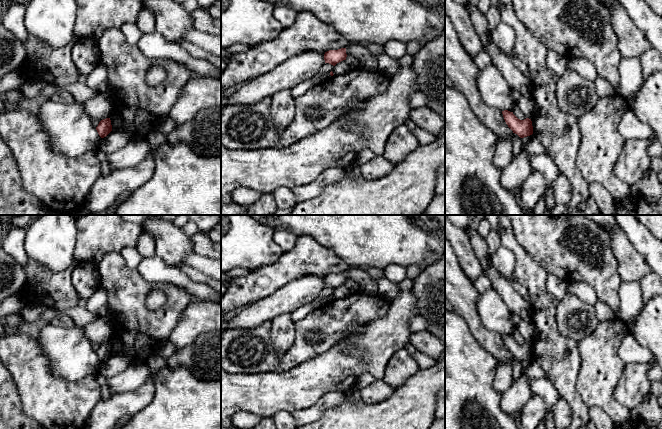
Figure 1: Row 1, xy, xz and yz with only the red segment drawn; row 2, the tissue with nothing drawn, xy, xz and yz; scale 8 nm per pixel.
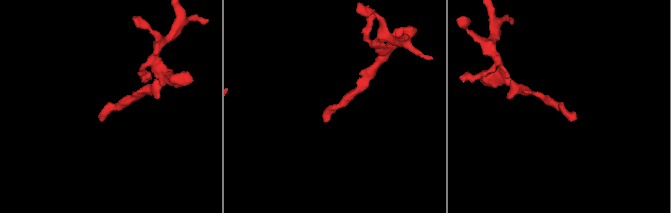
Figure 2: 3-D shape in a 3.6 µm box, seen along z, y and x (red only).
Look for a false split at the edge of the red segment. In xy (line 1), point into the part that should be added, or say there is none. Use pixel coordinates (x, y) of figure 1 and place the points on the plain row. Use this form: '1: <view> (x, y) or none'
1: none

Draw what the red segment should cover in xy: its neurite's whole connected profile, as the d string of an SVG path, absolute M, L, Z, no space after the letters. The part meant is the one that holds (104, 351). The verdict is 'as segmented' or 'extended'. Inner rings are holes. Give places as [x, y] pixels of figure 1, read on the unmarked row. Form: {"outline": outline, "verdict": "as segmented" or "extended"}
{"outline": "M110 342L101 344L96 351L96 354L101 362L106 361L112 355Z", "verdict": "as segmented"}

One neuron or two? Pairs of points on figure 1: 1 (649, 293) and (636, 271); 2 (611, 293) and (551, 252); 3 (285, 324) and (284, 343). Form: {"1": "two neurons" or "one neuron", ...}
{"1": "two neurons", "2": "one neuron", "3": "one neuron"}

